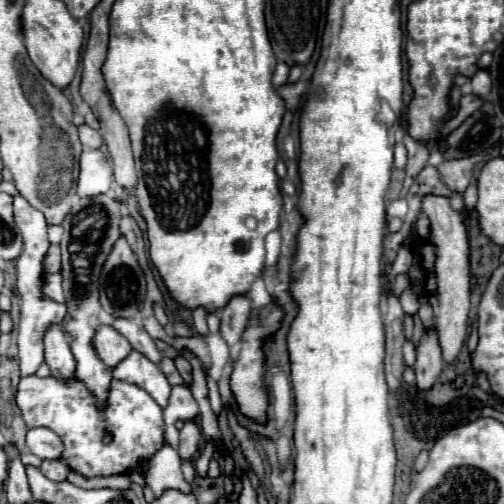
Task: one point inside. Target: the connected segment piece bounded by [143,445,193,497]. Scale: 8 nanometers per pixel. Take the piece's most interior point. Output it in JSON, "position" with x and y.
{"position":[163,471]}

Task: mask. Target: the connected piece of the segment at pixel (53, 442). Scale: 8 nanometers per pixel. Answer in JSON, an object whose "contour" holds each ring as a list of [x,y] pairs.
{"contour":[[[35,427],[27,431],[27,451],[39,459],[59,459],[63,453],[61,439],[47,427]]]}

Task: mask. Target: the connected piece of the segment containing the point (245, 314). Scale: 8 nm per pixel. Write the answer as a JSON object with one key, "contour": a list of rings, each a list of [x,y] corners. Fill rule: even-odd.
{"contour":[[[245,295],[233,297],[227,307],[217,311],[217,317],[221,319],[221,337],[229,347],[233,347],[241,339],[245,325],[249,321],[249,313],[251,313],[251,301]]]}

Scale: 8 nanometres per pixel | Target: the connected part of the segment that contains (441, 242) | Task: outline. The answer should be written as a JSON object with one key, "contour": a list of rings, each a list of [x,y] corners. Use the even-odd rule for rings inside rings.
{"contour":[[[427,195],[423,201],[423,213],[431,219],[429,241],[437,245],[437,293],[429,297],[435,313],[435,331],[441,345],[443,361],[453,363],[467,341],[467,317],[469,317],[469,241],[467,227],[463,225],[463,213],[453,211],[447,197]]]}

